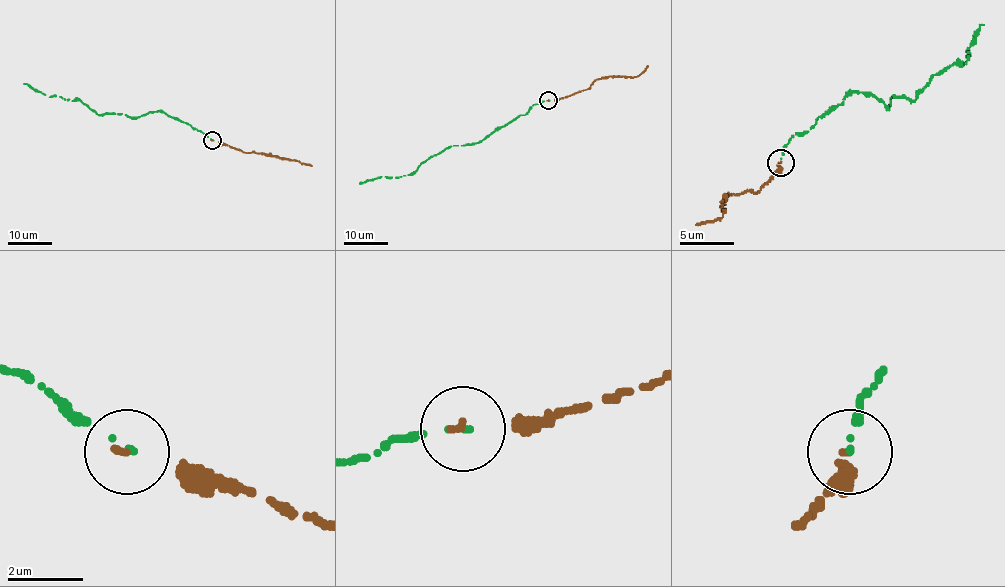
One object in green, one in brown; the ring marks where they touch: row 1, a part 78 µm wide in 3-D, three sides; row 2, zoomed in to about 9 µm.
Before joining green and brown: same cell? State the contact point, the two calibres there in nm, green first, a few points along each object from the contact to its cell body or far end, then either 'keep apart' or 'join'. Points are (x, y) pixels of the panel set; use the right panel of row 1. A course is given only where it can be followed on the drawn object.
at (781, 162); 100 nm thick on the green side, 140 nm on the other; green runs (780, 162), (788, 140), (850, 94), (888, 108), (891, 97), (913, 99), (967, 62), (983, 24); brown runs (780, 162), (756, 194), (729, 194), (721, 202), (723, 216), (696, 224); join

